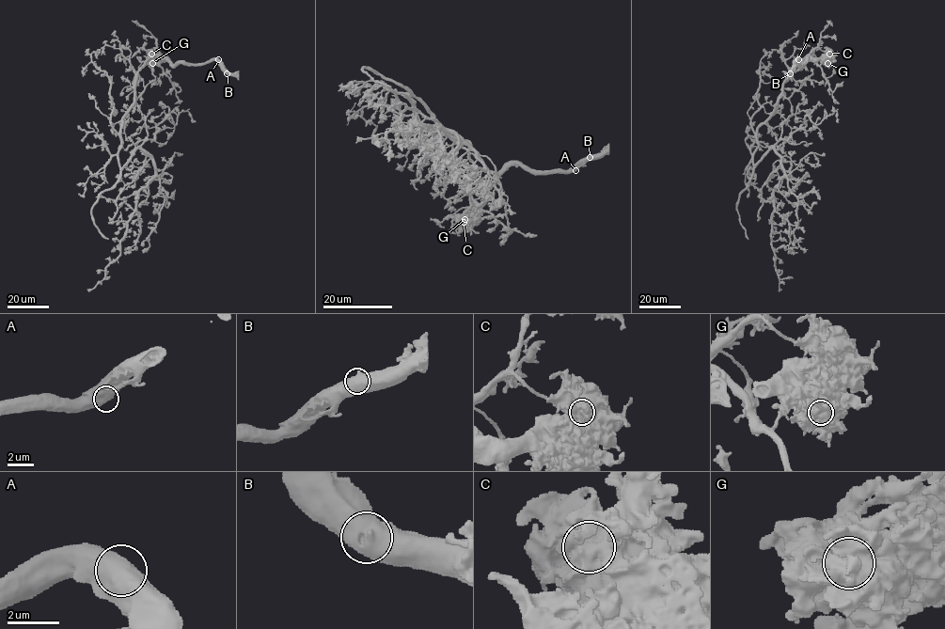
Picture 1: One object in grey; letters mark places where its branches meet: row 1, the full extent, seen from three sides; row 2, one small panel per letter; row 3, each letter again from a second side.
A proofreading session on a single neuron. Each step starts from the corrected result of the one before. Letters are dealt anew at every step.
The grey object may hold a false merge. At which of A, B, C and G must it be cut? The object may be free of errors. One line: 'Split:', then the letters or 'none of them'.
Split: C

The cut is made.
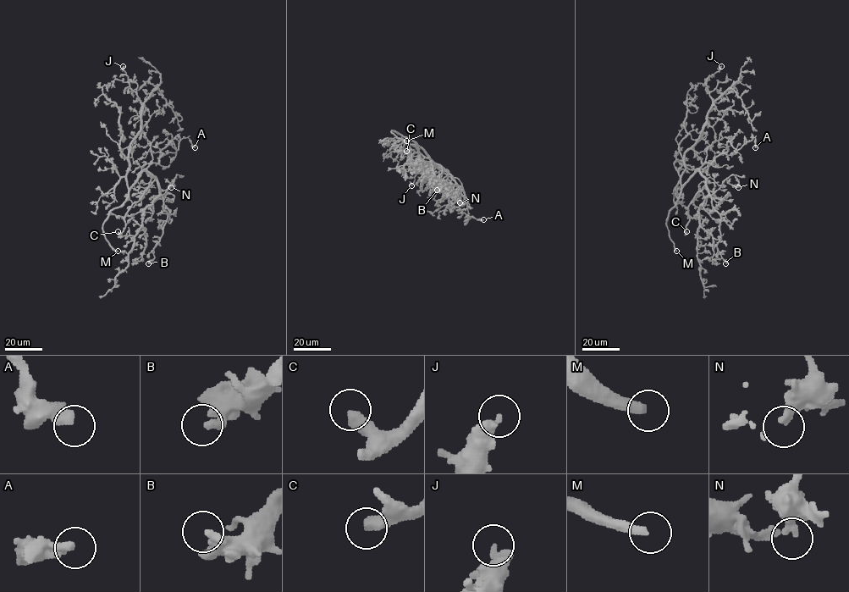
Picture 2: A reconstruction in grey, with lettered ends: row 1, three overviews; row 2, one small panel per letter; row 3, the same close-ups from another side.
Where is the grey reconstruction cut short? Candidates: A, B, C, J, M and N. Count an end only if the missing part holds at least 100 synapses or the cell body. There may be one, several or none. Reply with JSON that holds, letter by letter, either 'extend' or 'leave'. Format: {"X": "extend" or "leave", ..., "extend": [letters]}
{"A": "leave", "B": "leave", "C": "leave", "J": "leave", "M": "extend", "N": "leave", "extend": ["M"]}

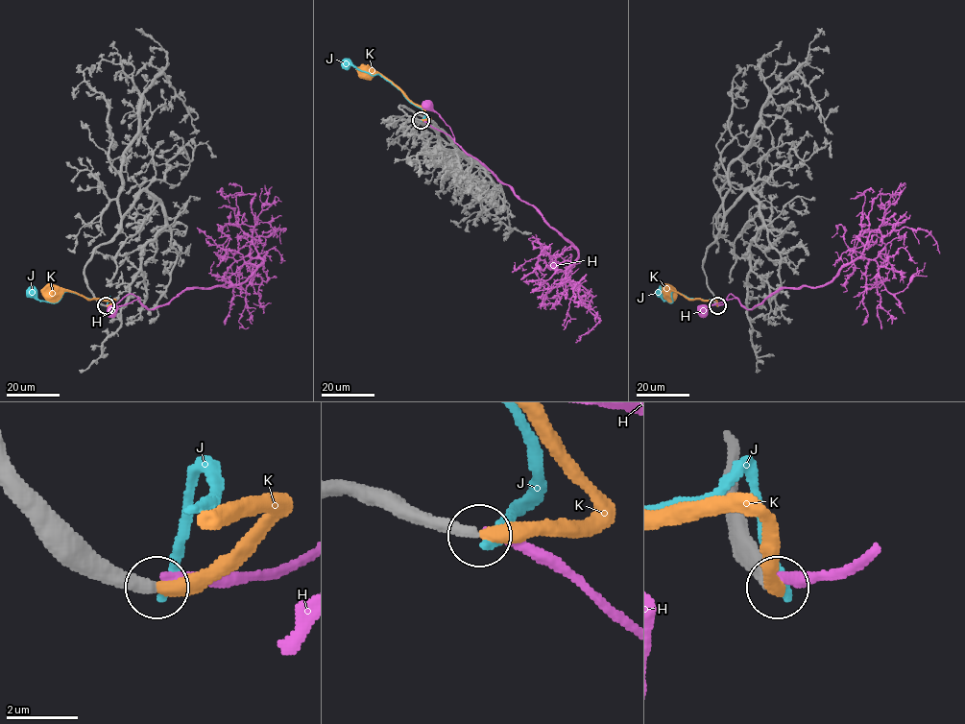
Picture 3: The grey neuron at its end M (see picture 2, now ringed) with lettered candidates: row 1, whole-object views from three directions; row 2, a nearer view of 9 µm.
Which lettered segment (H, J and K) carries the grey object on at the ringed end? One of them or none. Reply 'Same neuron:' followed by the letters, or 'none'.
Same neuron: K

